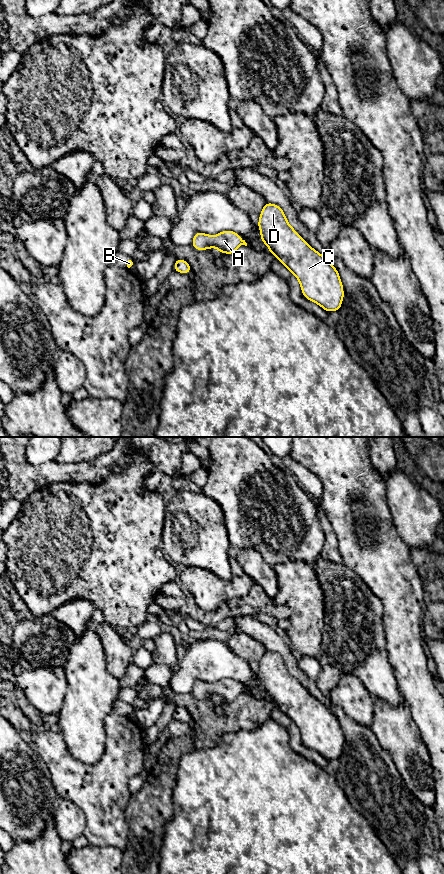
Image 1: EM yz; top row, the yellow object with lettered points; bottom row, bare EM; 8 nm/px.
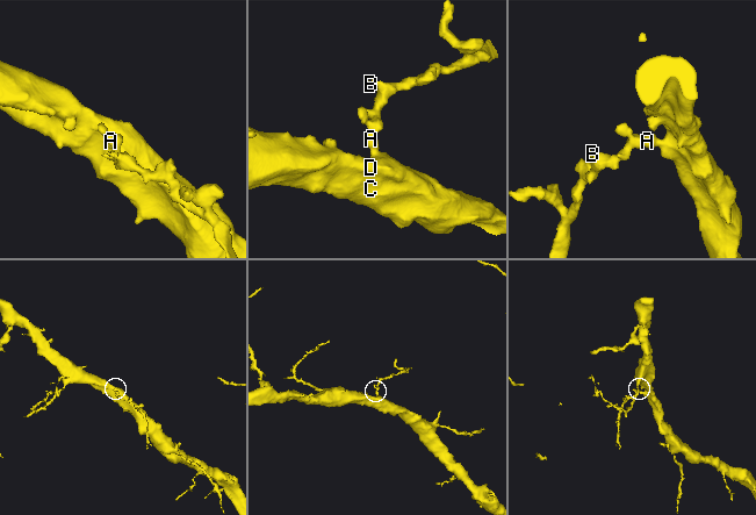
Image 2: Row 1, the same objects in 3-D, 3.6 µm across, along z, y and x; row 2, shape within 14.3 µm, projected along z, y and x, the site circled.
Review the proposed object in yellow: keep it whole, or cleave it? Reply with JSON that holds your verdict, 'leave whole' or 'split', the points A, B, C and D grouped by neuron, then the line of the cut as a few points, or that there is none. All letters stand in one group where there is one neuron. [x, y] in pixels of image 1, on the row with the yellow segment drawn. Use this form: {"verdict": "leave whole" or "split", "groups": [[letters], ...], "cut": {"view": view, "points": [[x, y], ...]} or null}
{"verdict": "leave whole", "groups": [["A", "B", "C", "D"]], "cut": null}

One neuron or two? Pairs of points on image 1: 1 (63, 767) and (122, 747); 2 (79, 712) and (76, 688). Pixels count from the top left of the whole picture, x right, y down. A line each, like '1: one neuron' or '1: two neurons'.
1: one neuron
2: one neuron

